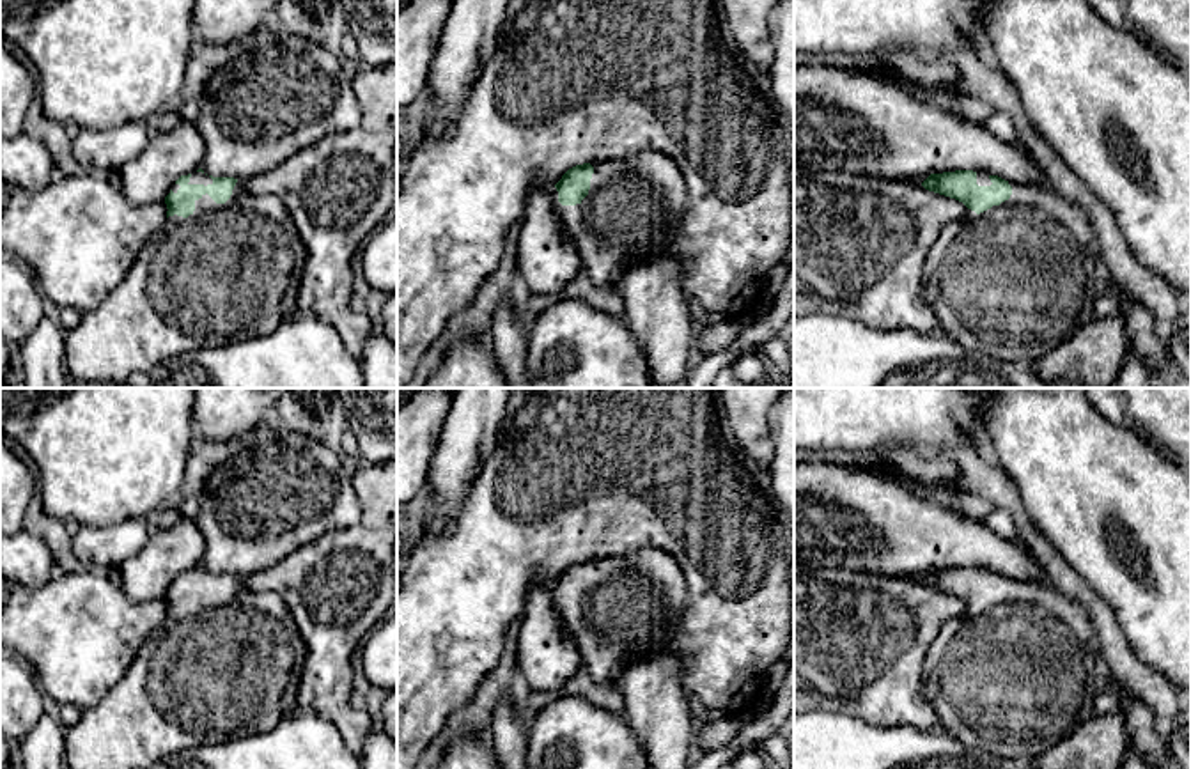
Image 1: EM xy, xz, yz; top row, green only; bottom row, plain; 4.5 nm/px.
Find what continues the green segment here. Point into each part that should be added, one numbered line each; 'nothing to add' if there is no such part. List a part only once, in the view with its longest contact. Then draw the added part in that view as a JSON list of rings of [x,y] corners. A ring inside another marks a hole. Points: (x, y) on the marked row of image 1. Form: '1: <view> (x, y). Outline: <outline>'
1: xy (229, 271). Outline: [[[237,179],[230,198],[216,204],[207,193],[188,216],[168,216],[163,229],[138,252],[124,280],[80,324],[64,331],[66,374],[76,381],[128,384],[140,381],[158,363],[204,347],[269,335],[282,321],[298,315],[298,292],[307,262],[284,202],[273,195],[252,195]]]

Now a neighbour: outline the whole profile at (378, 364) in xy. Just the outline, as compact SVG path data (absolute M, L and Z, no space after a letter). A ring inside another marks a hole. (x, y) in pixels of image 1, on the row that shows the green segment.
M372 328L360 360L365 388L397 388L397 347Z

